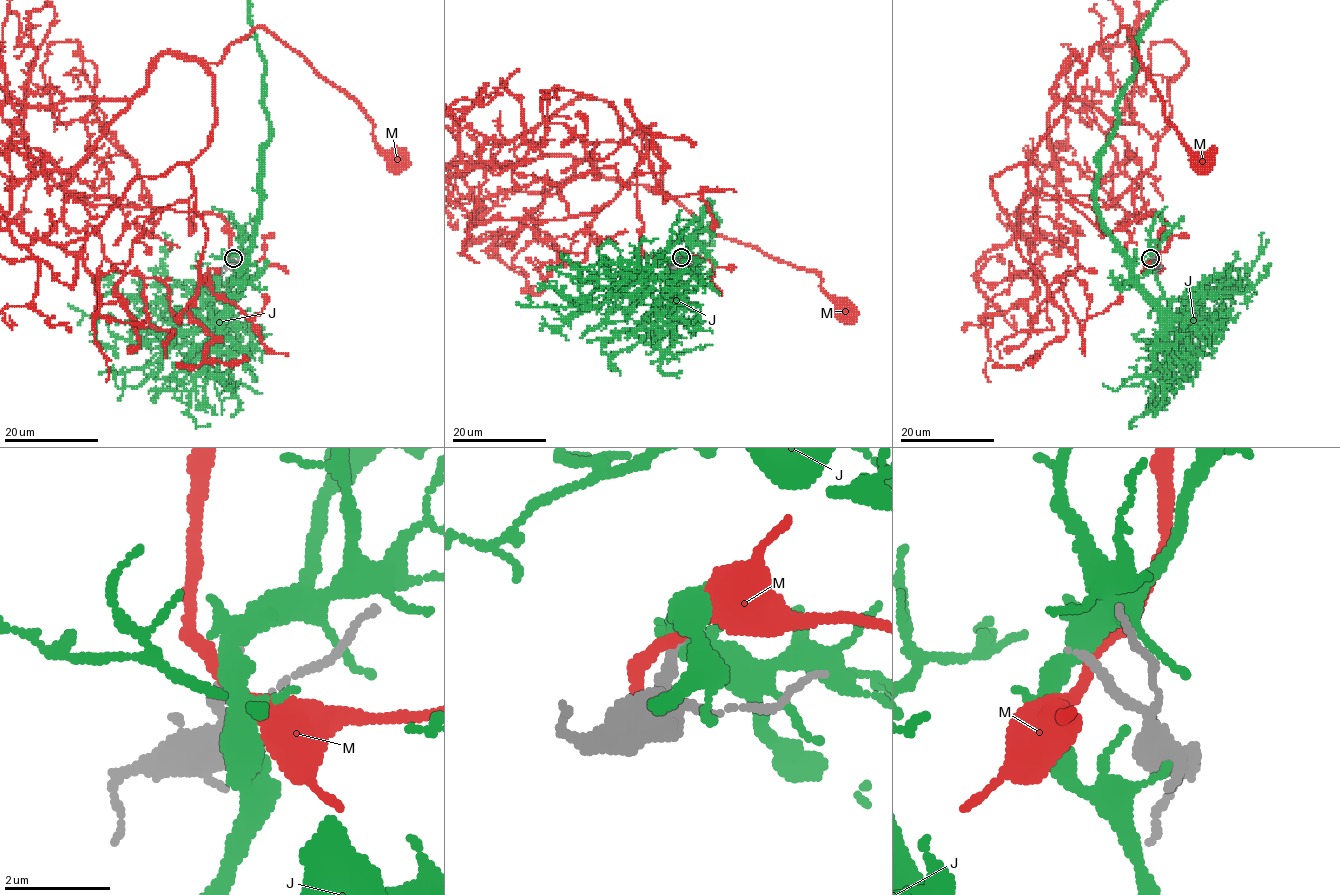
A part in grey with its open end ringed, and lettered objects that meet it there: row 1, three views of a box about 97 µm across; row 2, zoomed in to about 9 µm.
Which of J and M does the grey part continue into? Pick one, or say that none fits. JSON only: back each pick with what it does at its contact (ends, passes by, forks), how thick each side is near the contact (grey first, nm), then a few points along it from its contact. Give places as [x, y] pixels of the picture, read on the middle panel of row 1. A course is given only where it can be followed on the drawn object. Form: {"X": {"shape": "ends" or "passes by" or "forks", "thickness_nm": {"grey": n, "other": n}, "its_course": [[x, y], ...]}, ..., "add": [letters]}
{"add": []}

